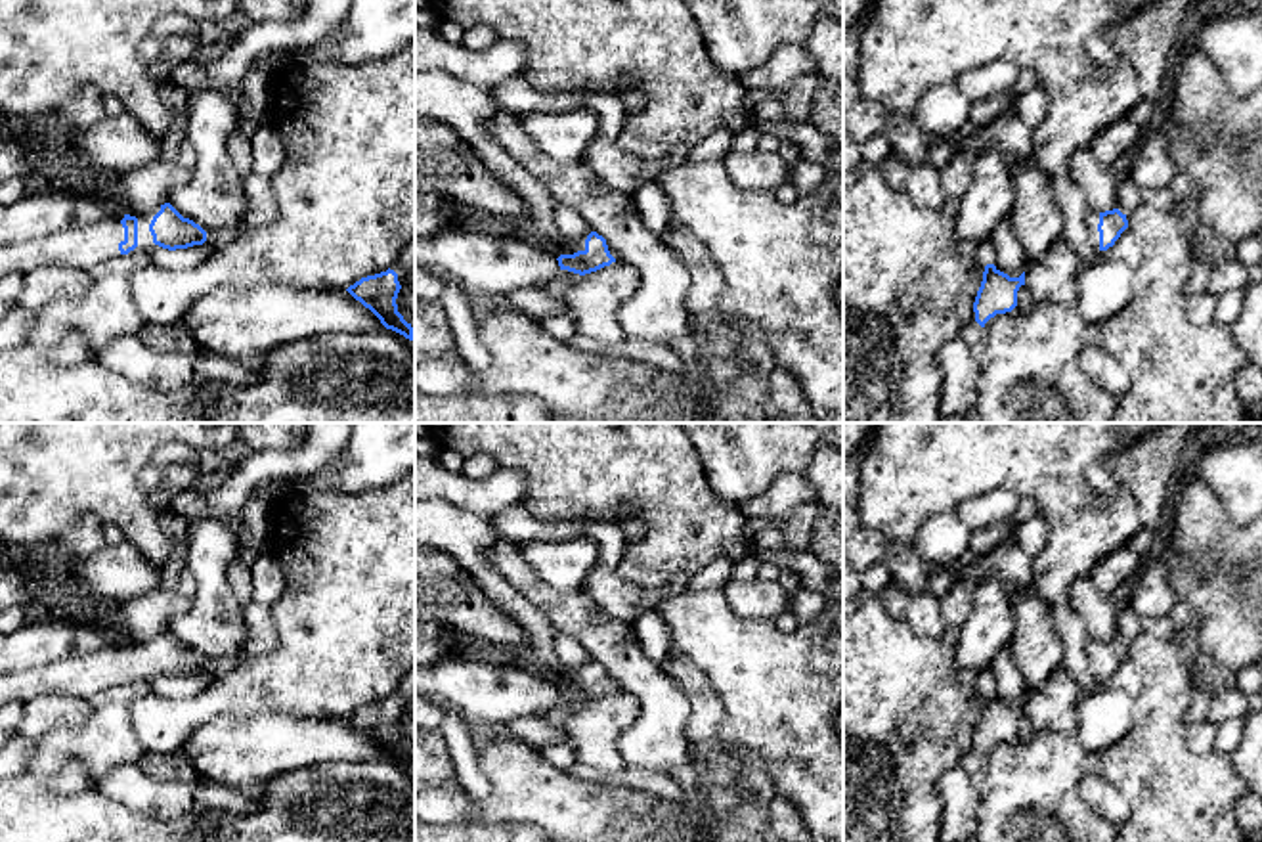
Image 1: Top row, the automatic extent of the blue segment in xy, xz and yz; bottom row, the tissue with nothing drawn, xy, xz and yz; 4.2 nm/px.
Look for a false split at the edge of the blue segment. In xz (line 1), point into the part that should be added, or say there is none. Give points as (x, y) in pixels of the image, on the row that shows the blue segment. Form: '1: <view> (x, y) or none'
1: xz (570, 245)

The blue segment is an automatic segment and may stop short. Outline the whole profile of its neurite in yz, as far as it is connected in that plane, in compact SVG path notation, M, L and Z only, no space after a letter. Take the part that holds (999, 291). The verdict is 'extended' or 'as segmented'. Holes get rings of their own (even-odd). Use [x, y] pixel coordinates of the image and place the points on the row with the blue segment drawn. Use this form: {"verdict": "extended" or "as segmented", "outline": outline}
{"verdict": "as segmented", "outline": "M987 264L973 302L975 321L985 327L996 314L1012 312L1017 306L1021 285L1025 285L1025 272L1019 277L1010 277L994 264Z"}

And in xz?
{"verdict": "extended", "outline": "M591 232L579 239L564 239L560 249L551 249L558 260L560 270L568 270L579 276L597 272L616 262L610 255L606 239L597 232Z"}

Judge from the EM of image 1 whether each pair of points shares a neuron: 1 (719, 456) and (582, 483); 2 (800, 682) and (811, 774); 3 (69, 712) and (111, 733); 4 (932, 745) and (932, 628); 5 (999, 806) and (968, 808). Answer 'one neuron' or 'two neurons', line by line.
1: two neurons
2: one neuron
3: two neurons
4: two neurons
5: two neurons

